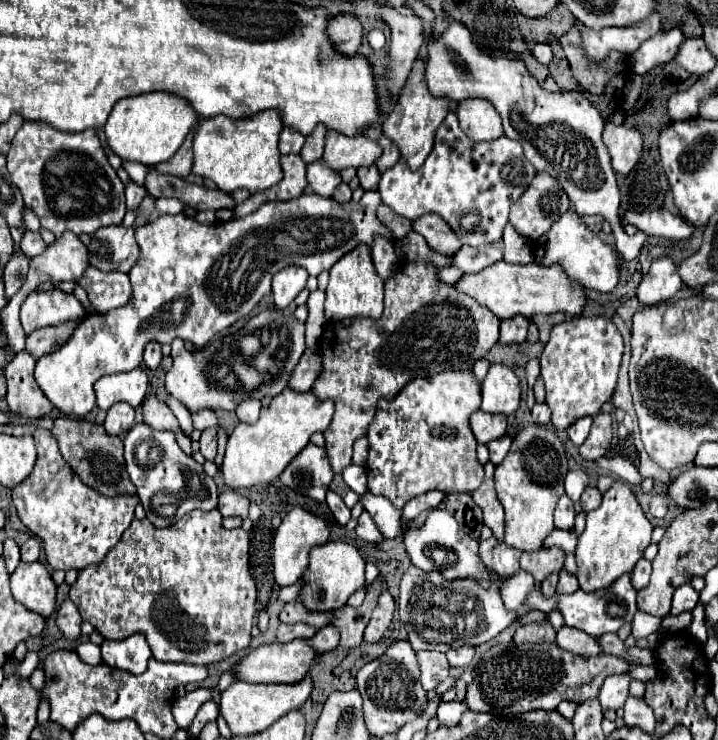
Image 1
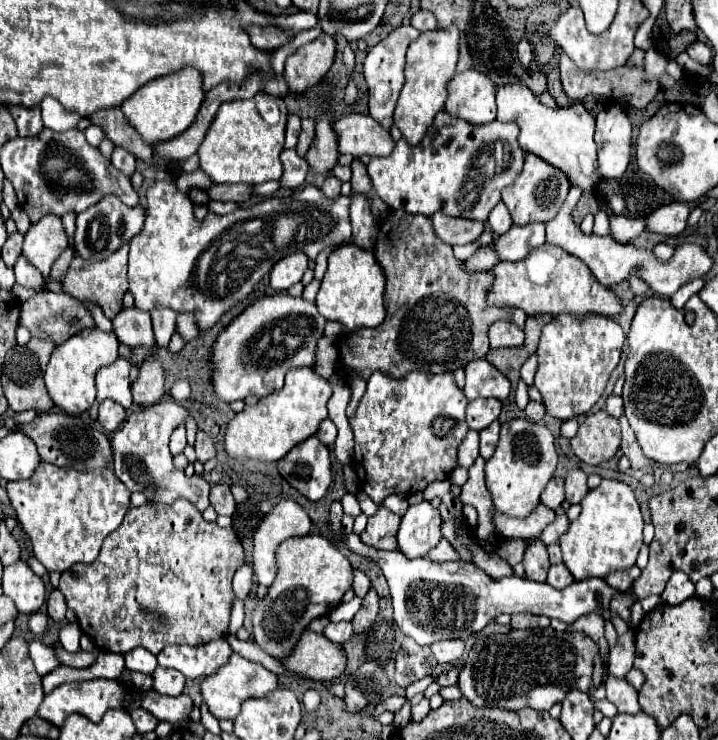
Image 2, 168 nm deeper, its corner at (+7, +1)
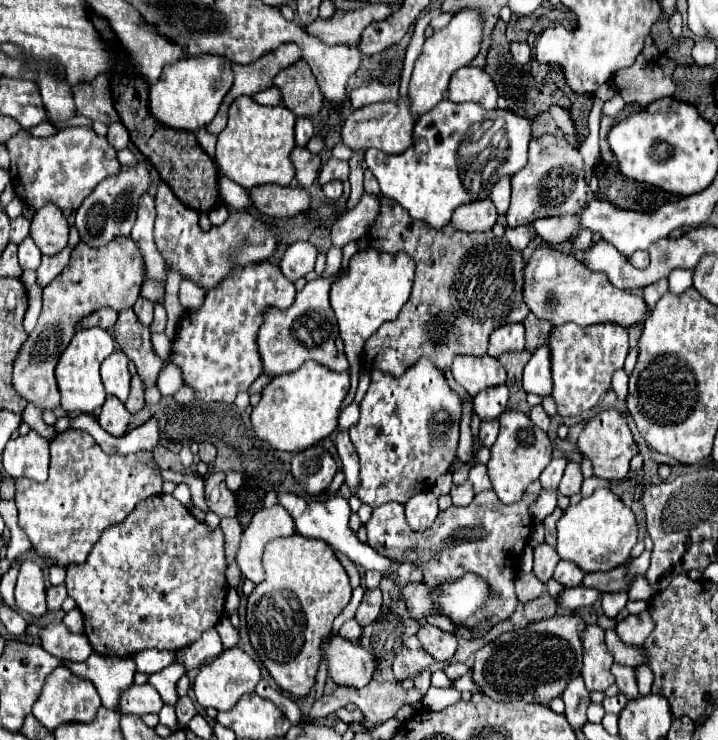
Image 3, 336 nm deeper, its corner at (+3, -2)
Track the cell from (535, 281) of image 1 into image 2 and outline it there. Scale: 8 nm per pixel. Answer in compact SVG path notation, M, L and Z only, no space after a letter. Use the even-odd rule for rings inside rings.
M542 244L533 249L520 262L498 262L492 272L494 284L488 294L488 304L494 306L522 308L528 316L572 314L576 318L584 318L588 314L618 316L624 312L620 298L610 288L598 284L586 264L552 244Z

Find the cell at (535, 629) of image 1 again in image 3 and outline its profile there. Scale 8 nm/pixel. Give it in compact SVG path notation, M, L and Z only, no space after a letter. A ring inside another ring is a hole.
M542 595L542 597L538 597L538 599L524 605L524 617L530 623L538 623L538 621L550 619L554 615L556 615L556 599L554 597Z

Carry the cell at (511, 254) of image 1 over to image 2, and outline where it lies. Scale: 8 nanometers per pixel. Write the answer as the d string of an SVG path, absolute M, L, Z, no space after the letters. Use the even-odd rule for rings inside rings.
M498 202L498 204L494 206L494 210L490 210L488 222L490 222L490 226L492 226L492 230L494 230L496 234L504 234L504 232L510 230L512 218L510 218L510 212L508 212L508 208L504 206L504 202Z

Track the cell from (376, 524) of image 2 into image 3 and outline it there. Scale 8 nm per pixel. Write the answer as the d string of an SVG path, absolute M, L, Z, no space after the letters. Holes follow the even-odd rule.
M536 481L534 487L526 493L526 499L516 505L502 505L502 501L494 495L494 491L486 491L486 495L476 495L474 501L468 507L450 507L446 511L440 511L434 527L424 533L410 531L406 519L404 519L404 505L400 503L386 503L378 509L374 509L370 521L366 523L368 531L368 543L382 555L398 561L414 561L422 563L422 569L426 571L424 583L446 583L450 579L458 579L458 575L464 575L466 571L474 571L482 575L486 581L492 583L494 591L502 595L502 603L494 603L490 611L482 611L474 623L466 623L466 627L480 627L482 631L476 637L486 635L486 631L496 625L498 621L508 619L516 605L516 593L512 583L512 559L520 557L522 549L526 547L526 539L532 531L532 515L530 507L538 499L542 485Z

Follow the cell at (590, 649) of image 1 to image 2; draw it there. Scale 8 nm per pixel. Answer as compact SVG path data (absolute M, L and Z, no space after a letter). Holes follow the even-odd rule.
M590 614L590 616L578 618L578 620L570 626L570 630L582 630L582 632L586 632L586 634L600 646L600 650L604 650L604 660L606 660L606 664L608 664L608 650L610 650L610 646L608 646L606 638L604 638L604 618L602 618L602 616Z

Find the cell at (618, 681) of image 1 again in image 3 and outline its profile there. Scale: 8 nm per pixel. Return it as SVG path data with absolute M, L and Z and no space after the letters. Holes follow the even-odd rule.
M644 611L642 615L628 615L628 619L620 621L616 627L616 633L622 639L622 643L626 643L630 647L640 647L646 641L646 637L650 635L650 631L654 629L652 625L654 623L650 619L650 613Z

